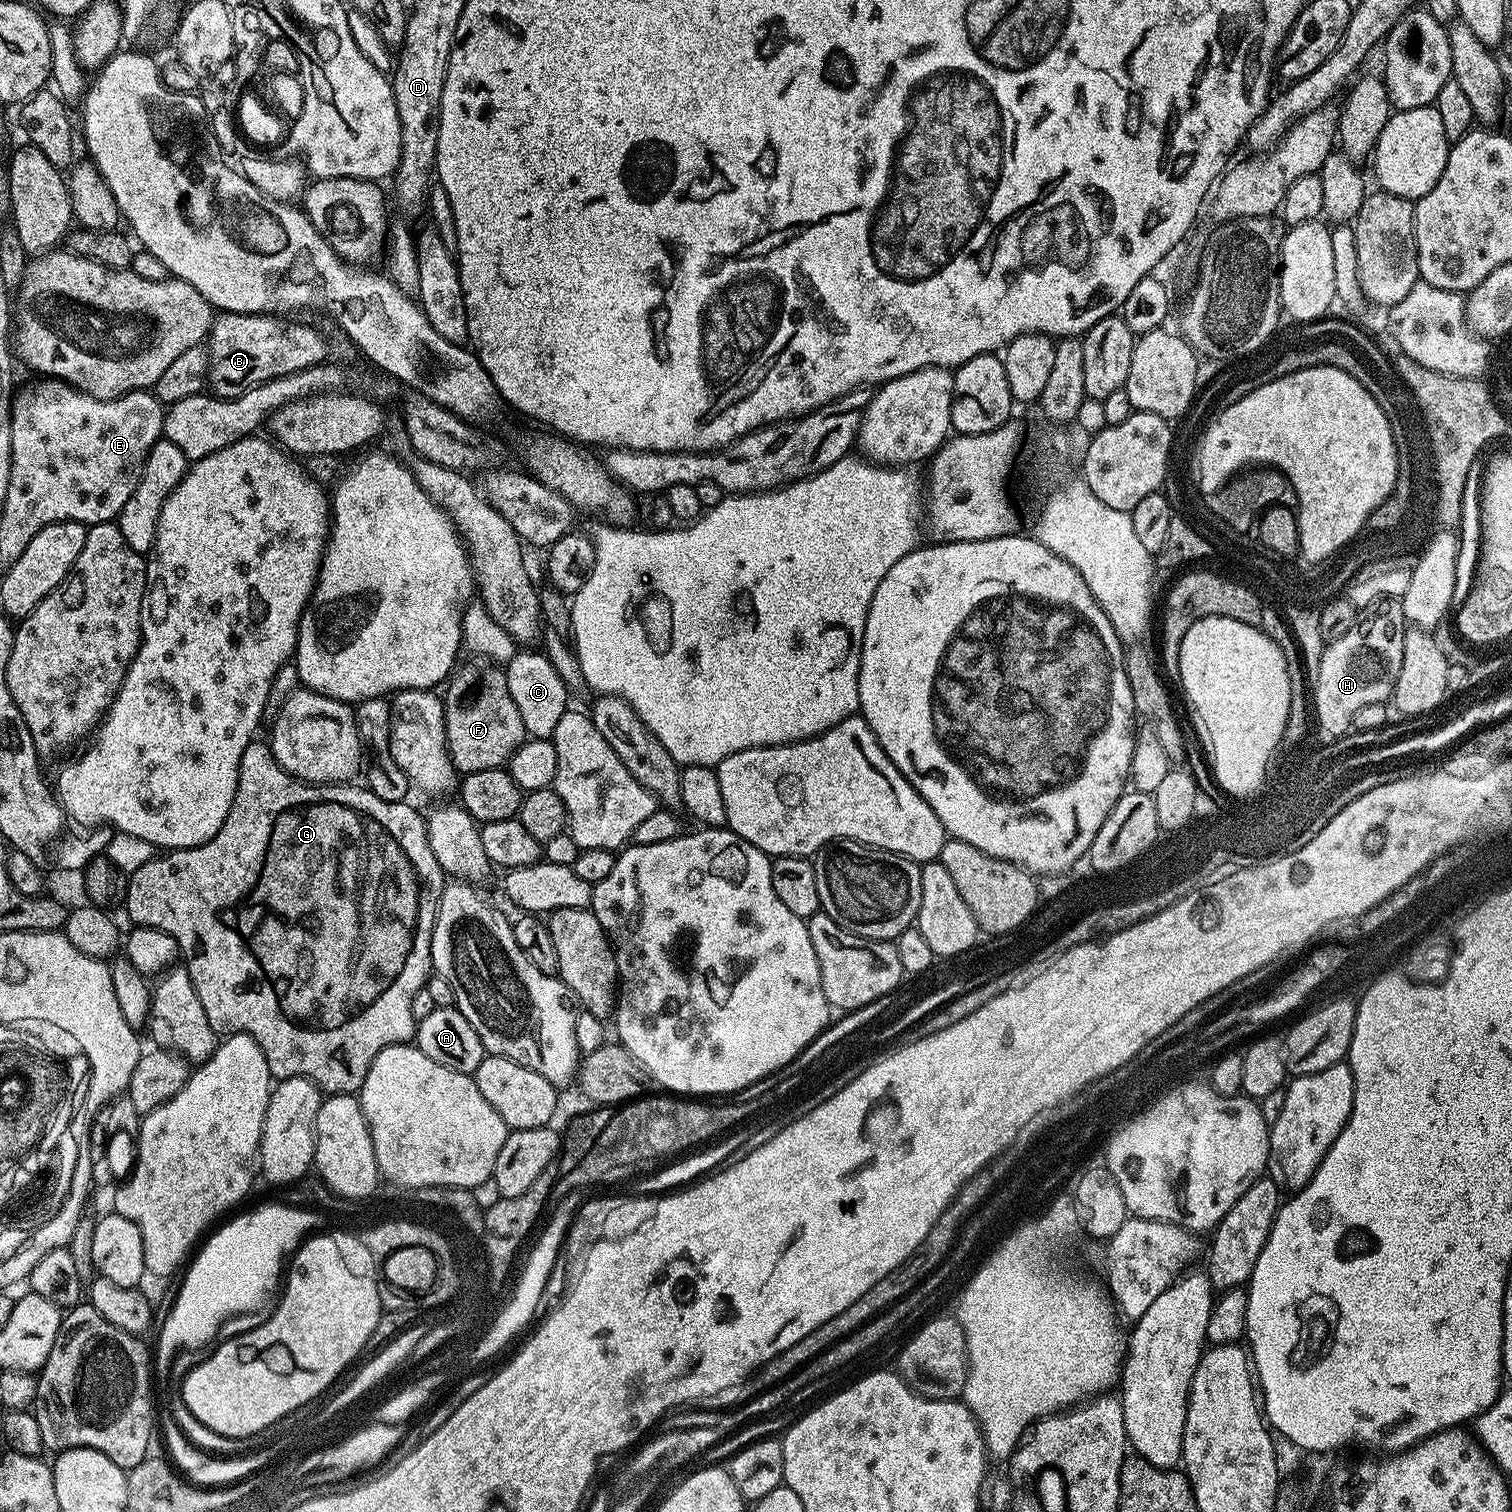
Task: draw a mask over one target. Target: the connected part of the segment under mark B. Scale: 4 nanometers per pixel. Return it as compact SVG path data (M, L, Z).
M226 312L212 322L208 344L212 357L210 388L221 398L235 398L267 380L306 370L329 359L328 344L316 328L280 314Z

